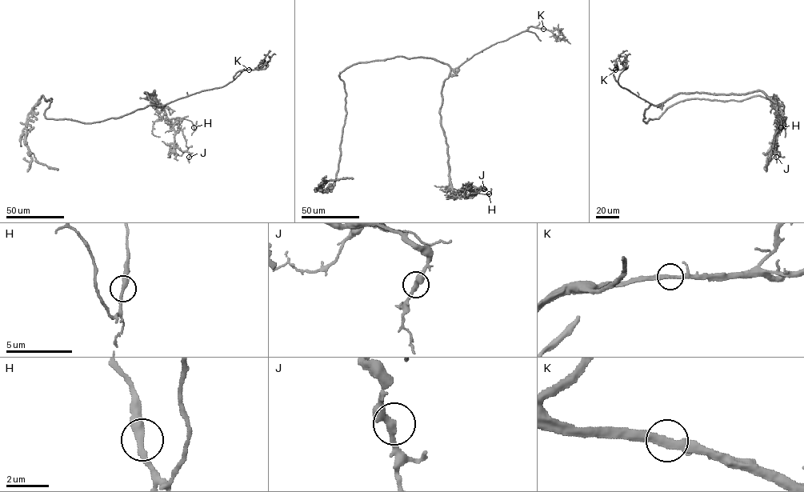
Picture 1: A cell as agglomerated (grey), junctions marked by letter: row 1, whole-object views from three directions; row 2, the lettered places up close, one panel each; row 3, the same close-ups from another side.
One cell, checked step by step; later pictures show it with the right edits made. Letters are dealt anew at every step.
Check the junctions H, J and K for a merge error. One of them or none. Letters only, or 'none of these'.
none of these

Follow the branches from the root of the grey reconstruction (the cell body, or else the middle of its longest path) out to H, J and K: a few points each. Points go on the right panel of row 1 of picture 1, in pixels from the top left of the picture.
H: (646, 122), (650, 105), (680, 93), (762, 90), (782, 112), (781, 127)
J: (646, 122), (650, 105), (680, 93), (762, 90), (782, 112), (776, 157)
K: (646, 122), (644, 111), (650, 105), (656, 106), (620, 86), (615, 79), (615, 70)

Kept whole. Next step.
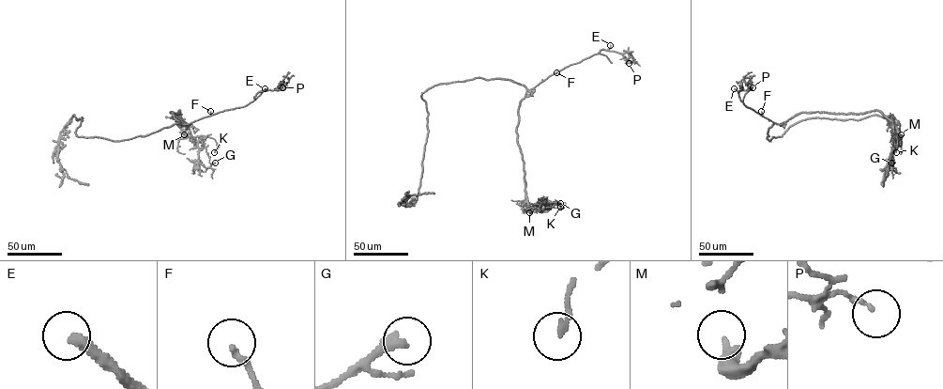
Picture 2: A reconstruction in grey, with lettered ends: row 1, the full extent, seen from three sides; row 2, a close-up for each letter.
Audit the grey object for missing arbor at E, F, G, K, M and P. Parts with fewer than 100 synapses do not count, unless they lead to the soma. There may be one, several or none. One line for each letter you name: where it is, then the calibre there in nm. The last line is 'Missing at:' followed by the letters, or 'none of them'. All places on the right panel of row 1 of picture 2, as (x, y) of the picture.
E: place (734, 88); calibre 300 nm
Missing at: E

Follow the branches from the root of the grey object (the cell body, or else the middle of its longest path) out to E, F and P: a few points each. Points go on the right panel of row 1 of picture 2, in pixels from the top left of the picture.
E: (768, 140), (768, 130), (773, 123), (779, 124), (747, 107), (734, 88)
F: (768, 140), (768, 130), (773, 123), (779, 124), (763, 116), (761, 111)
P: (768, 140), (768, 130), (773, 123), (779, 124), (748, 107), (740, 100), (740, 90), (752, 87)

